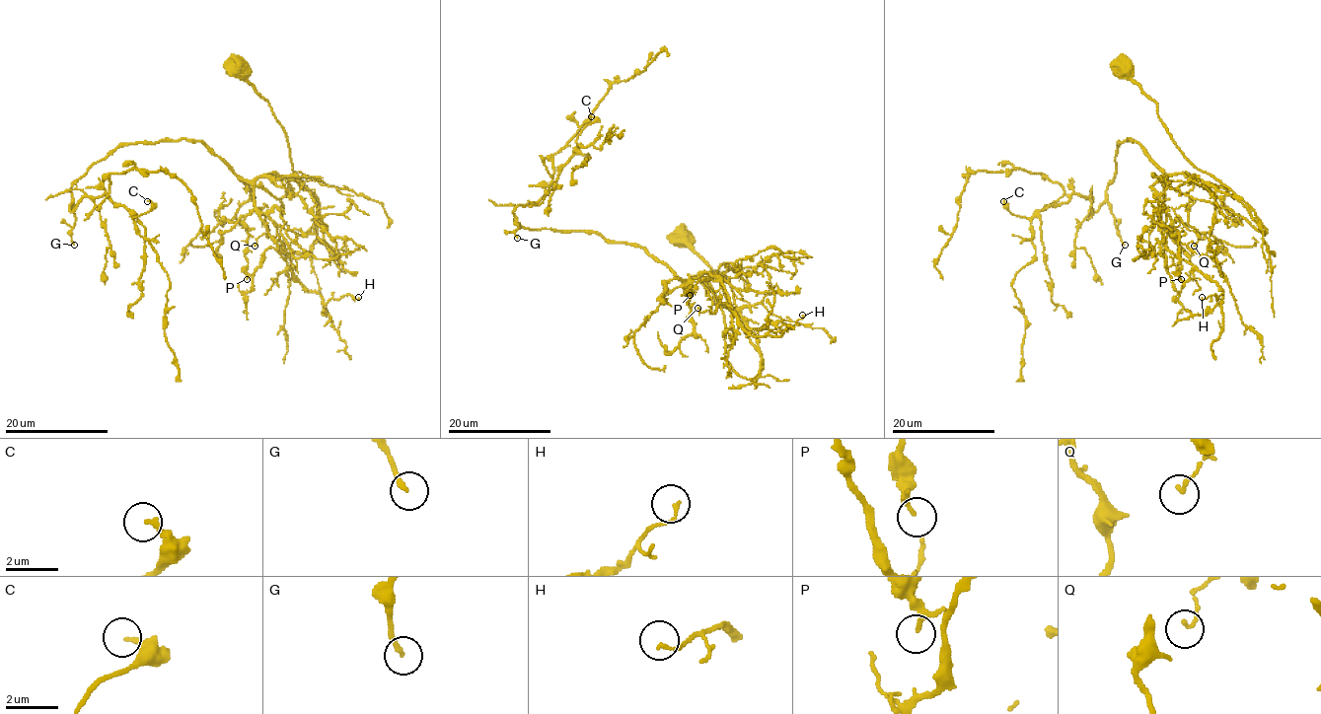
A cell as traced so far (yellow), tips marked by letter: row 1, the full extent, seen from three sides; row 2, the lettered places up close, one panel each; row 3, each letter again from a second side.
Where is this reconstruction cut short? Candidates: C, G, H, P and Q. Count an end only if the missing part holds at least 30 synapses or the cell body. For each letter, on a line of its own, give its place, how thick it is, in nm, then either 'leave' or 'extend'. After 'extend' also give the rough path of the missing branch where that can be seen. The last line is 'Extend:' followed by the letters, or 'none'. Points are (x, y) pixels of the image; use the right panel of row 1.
C: (1003, 201) | 190 nm | leave
G: (1125, 245) | 190 nm | extend | (1125, 245), (1141, 248), (1155, 274), (1152, 300), (1132, 328), (1132, 338)
H: (1202, 297) | 120 nm | leave
P: (1181, 279) | 140 nm | leave
Q: (1194, 246) | 140 nm | leave
Extend: G

